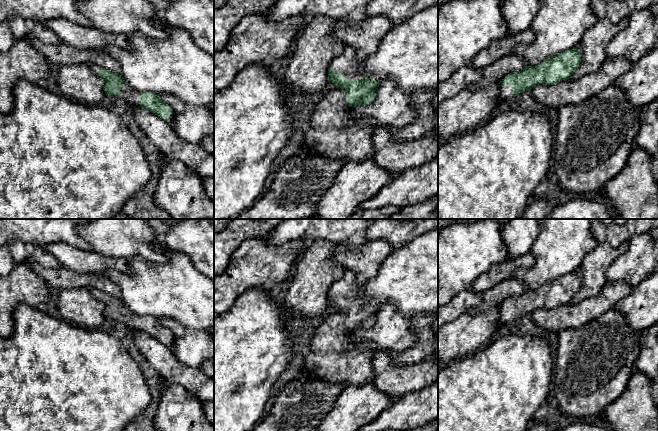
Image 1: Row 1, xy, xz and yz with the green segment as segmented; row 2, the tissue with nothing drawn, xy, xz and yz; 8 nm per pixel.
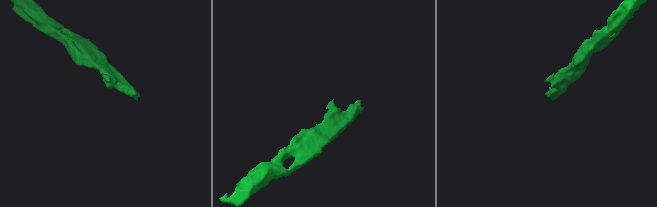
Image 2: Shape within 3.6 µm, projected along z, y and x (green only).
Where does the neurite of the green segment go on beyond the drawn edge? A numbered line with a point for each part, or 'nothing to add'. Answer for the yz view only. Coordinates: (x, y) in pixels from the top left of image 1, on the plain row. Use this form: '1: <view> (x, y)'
1: yz (506, 318)

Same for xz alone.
1: xz (346, 287)

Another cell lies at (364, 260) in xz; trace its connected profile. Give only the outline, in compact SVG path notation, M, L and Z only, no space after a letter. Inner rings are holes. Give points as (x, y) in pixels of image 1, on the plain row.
M378 239L351 248L339 246L335 259L345 271L352 271L356 284L363 287L394 250L386 240Z

